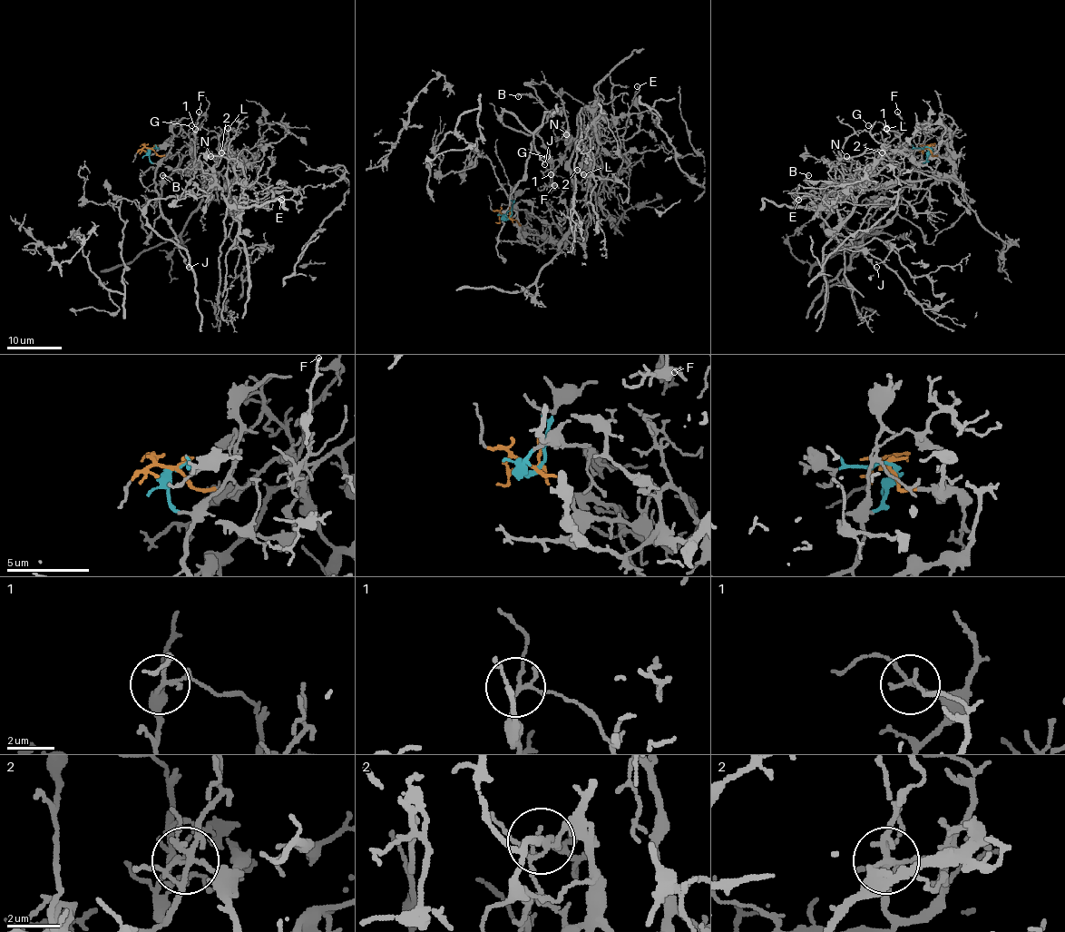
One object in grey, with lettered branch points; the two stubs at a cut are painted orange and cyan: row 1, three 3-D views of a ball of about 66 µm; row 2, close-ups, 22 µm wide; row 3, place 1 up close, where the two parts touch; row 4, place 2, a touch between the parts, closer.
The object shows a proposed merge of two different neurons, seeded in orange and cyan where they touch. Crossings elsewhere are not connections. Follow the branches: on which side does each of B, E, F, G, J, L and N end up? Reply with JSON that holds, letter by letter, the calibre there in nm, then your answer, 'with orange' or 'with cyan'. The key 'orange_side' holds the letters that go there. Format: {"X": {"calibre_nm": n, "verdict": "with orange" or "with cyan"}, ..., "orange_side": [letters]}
{"B": {"calibre_nm": 190, "verdict": "with cyan"}, "E": {"calibre_nm": 130, "verdict": "with orange"}, "F": {"calibre_nm": 140, "verdict": "with cyan"}, "G": {"calibre_nm": 120, "verdict": "with cyan"}, "J": {"calibre_nm": 120, "verdict": "with cyan"}, "L": {"calibre_nm": 160, "verdict": "with orange"}, "N": {"calibre_nm": 110, "verdict": "with orange"}, "orange_side": ["E", "L", "N"]}

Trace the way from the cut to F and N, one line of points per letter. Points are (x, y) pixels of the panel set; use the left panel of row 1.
F: (152, 147), (155, 191), (177, 244), (148, 225), (144, 207), (151, 200), (180, 194), (194, 176), (200, 112)
N: (152, 147), (160, 155), (169, 155), (189, 146), (198, 170), (218, 181), (214, 189), (218, 162), (210, 155)

